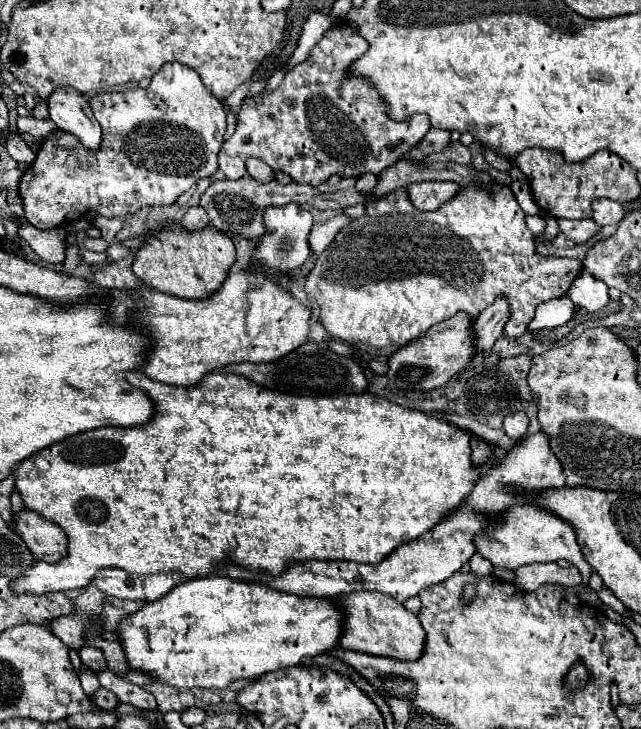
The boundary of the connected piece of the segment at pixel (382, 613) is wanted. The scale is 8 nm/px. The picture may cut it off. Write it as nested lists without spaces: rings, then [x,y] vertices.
[[[355,591],[349,595],[339,595],[335,597],[335,601],[339,609],[343,609],[343,633],[339,637],[341,649],[353,649],[403,661],[415,661],[423,653],[425,633],[419,625],[417,615],[409,613],[401,603],[393,601],[391,597],[373,591]]]

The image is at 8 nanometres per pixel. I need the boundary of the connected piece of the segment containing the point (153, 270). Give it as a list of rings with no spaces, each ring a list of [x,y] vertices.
[[[179,223],[163,225],[159,231],[137,251],[133,273],[149,287],[181,297],[203,301],[221,289],[231,265],[235,263],[235,245],[231,237],[217,229],[201,229],[185,233]]]

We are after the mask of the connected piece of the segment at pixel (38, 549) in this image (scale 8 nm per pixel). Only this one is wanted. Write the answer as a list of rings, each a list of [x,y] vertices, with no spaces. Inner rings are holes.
[[[23,509],[15,517],[15,533],[27,543],[37,561],[59,563],[67,555],[67,535],[55,523],[37,517],[37,513]]]

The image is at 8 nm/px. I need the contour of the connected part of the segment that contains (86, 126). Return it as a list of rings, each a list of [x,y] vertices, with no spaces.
[[[55,89],[49,99],[49,117],[53,123],[79,139],[79,143],[89,149],[97,151],[101,147],[101,125],[91,113],[89,101],[79,95],[75,89]]]

